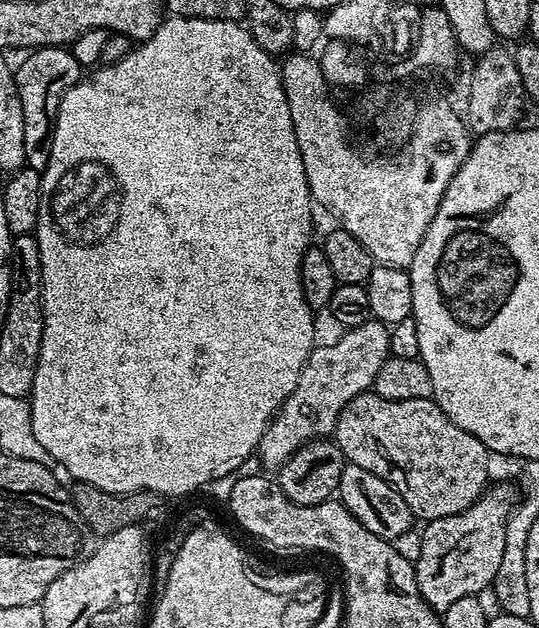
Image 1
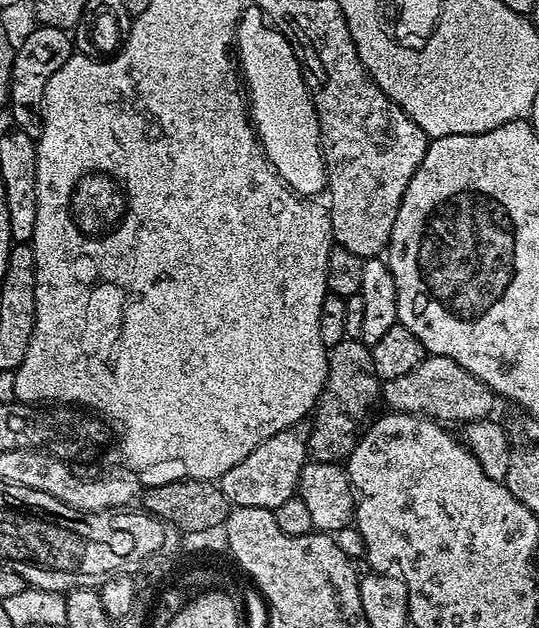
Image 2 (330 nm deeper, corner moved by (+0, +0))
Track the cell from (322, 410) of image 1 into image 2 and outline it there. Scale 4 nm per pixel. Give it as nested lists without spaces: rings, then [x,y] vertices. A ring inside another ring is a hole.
[[[293,426],[266,438],[262,446],[250,450],[238,466],[230,466],[219,478],[219,486],[232,508],[270,508],[282,506],[291,496],[297,495],[300,475],[309,463],[308,428]]]

